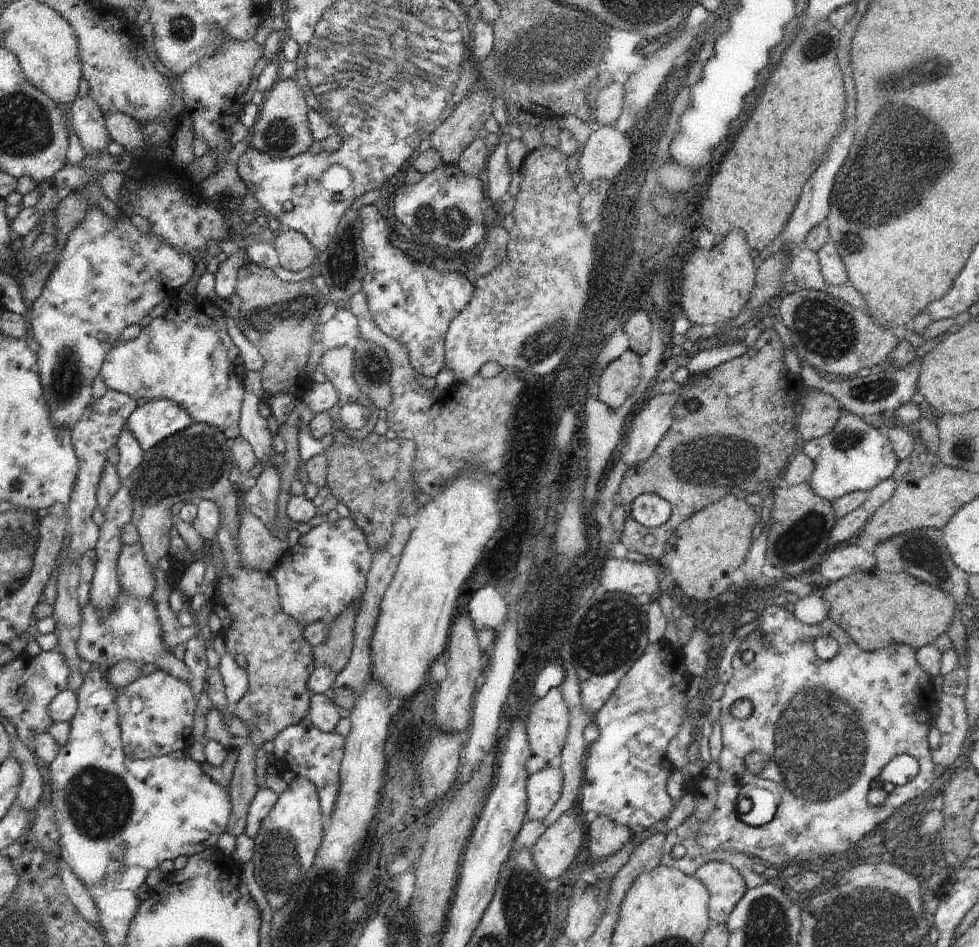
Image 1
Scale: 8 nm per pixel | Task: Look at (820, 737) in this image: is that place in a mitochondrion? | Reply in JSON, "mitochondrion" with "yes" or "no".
{"mitochondrion":"yes"}

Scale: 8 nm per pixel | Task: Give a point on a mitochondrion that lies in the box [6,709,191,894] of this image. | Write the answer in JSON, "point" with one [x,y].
{"point":[99,803]}

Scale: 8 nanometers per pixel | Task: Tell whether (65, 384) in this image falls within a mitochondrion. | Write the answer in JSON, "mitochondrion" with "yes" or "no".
{"mitochondrion":"yes"}

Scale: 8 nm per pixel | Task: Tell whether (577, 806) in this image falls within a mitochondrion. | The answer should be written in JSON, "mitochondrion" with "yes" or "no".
{"mitochondrion":"no"}

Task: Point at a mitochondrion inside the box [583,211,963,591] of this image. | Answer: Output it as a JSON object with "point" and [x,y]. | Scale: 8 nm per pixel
{"point":[829,330]}

